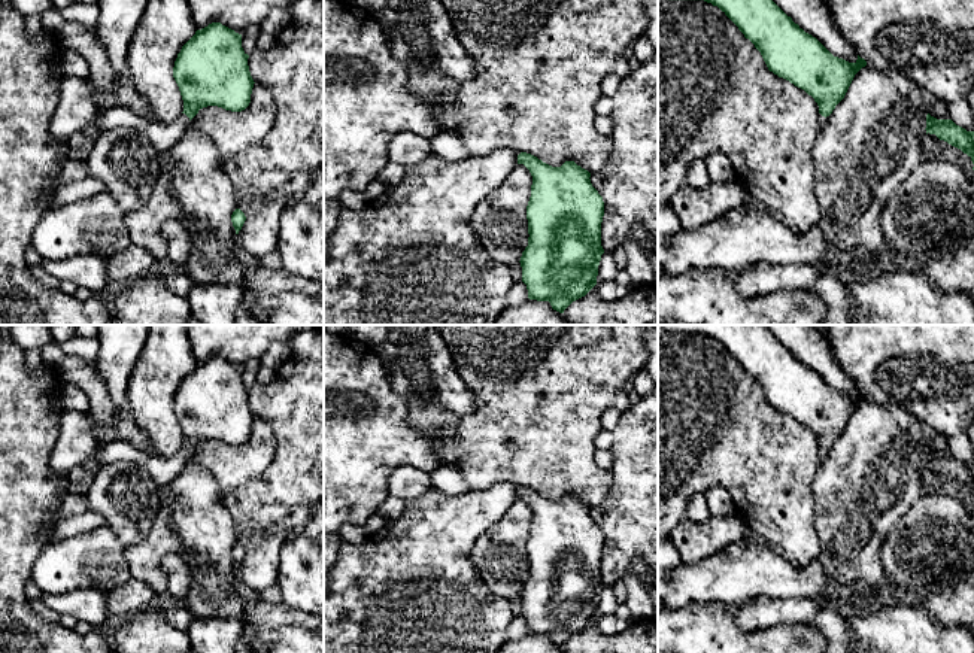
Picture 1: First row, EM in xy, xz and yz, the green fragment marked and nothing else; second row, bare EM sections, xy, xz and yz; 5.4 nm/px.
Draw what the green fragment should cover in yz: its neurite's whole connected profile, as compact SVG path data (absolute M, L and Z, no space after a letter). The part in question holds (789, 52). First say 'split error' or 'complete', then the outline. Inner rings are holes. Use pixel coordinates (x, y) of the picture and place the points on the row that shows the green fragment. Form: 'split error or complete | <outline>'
split error | M704 0L717 6L761 52L770 72L804 89L819 106L819 128L844 98L855 75L867 66L858 55L855 63L834 57L816 37L805 33L773 0Z

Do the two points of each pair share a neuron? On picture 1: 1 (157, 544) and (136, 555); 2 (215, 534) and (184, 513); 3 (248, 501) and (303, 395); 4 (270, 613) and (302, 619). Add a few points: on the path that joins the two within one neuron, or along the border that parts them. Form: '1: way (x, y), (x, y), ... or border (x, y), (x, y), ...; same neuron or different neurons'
1: way (152, 549), (146, 555), (140, 555); same neuron
2: way (208, 528), (191, 513); same neuron
3: way (276, 479), (303, 452), (303, 424); same neuron
4: way (278, 616), (294, 617); same neuron

